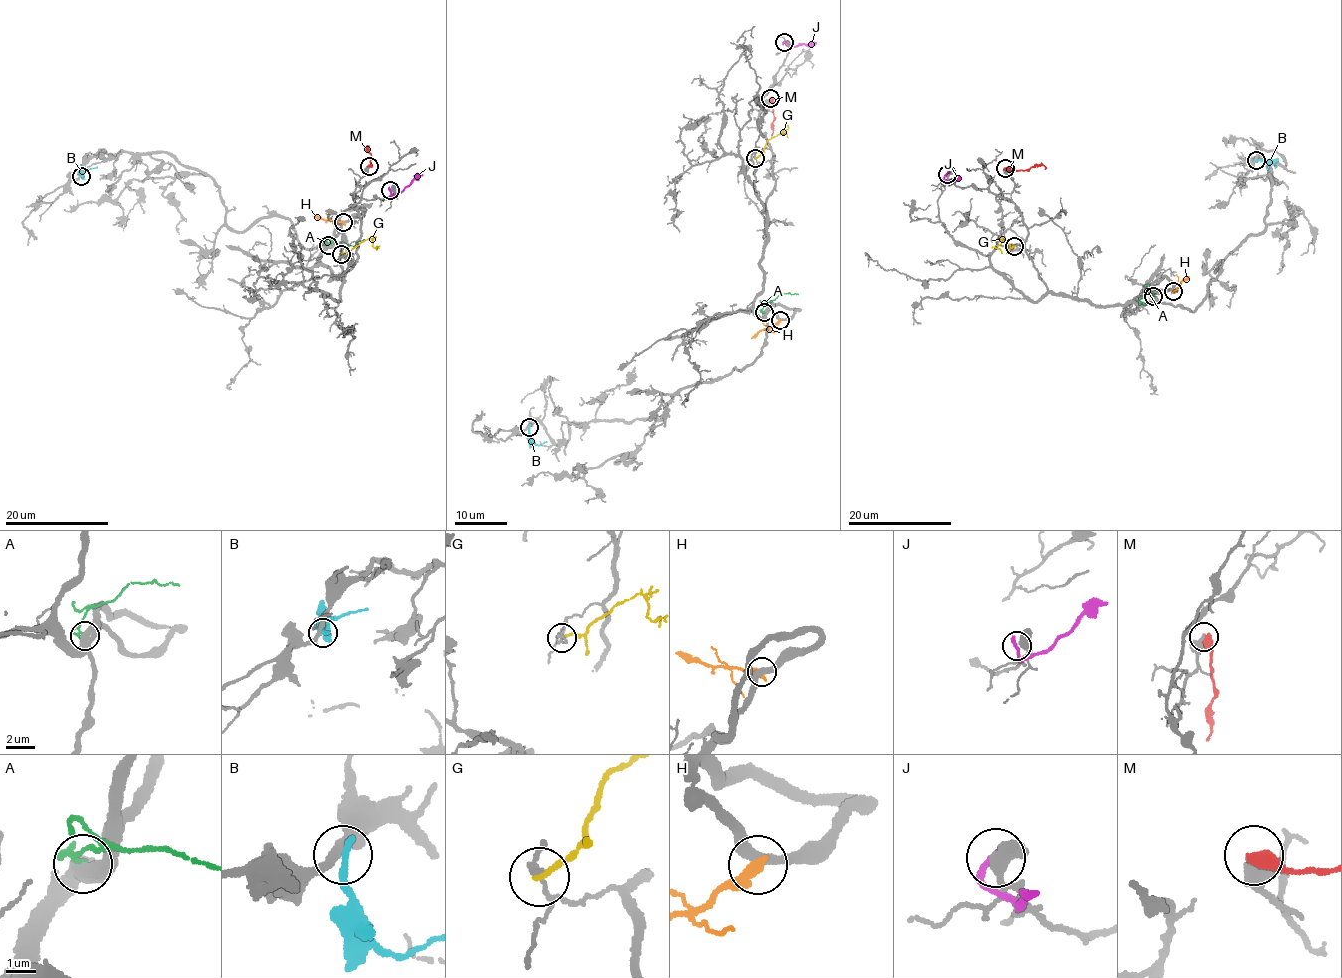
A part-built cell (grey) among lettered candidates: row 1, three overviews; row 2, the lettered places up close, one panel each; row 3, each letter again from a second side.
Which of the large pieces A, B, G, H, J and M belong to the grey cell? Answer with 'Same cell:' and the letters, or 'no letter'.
Same cell: M

